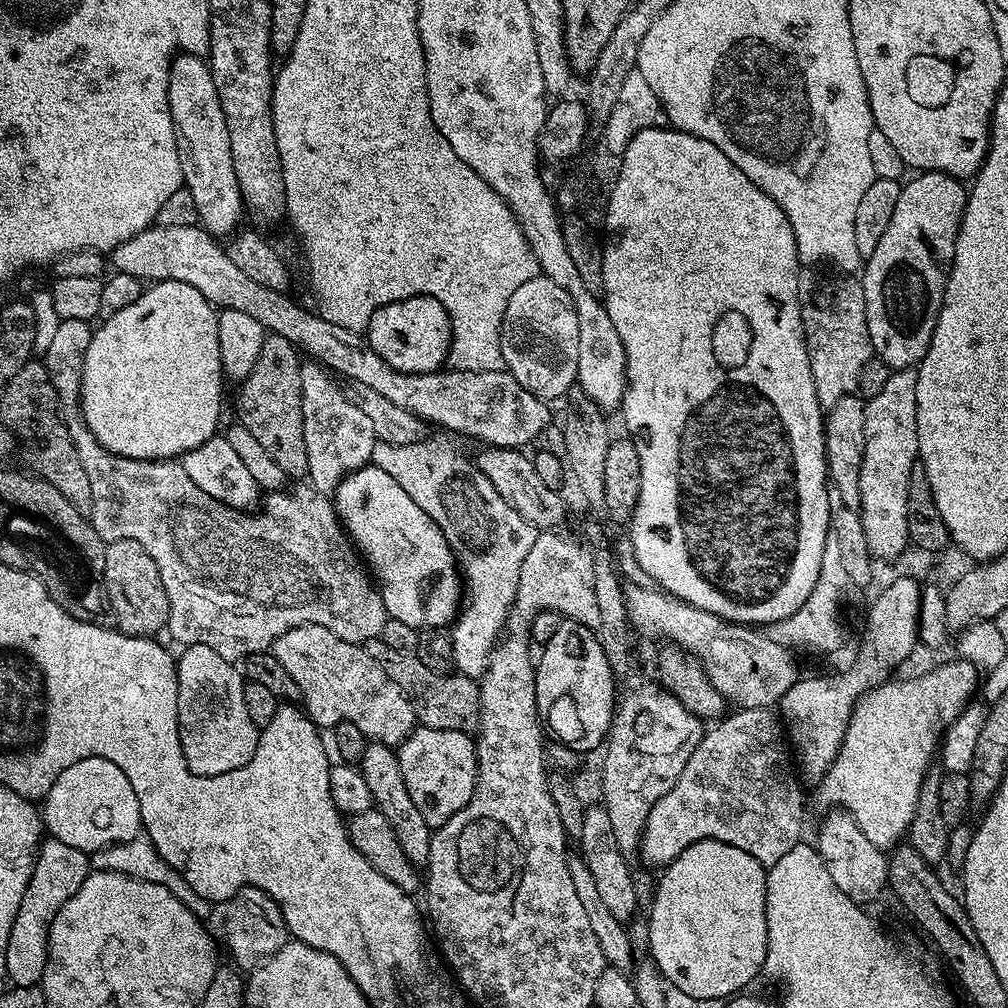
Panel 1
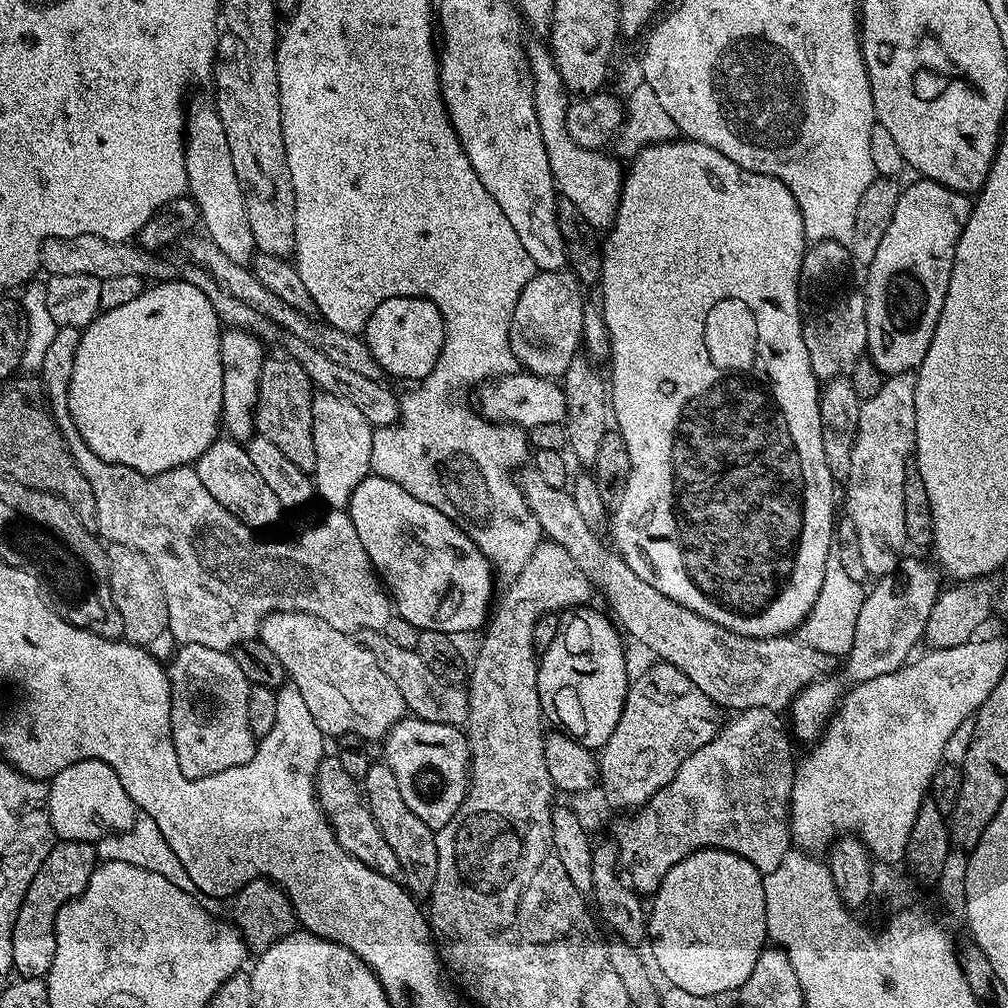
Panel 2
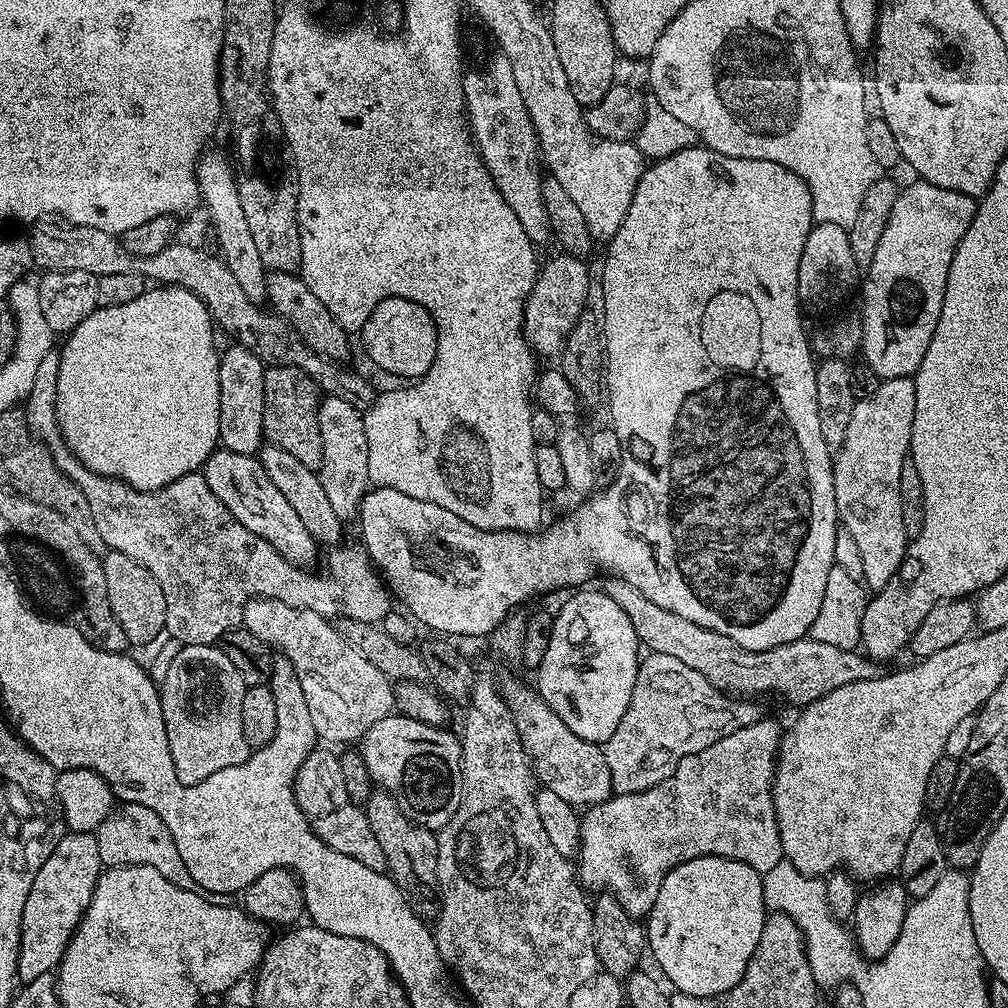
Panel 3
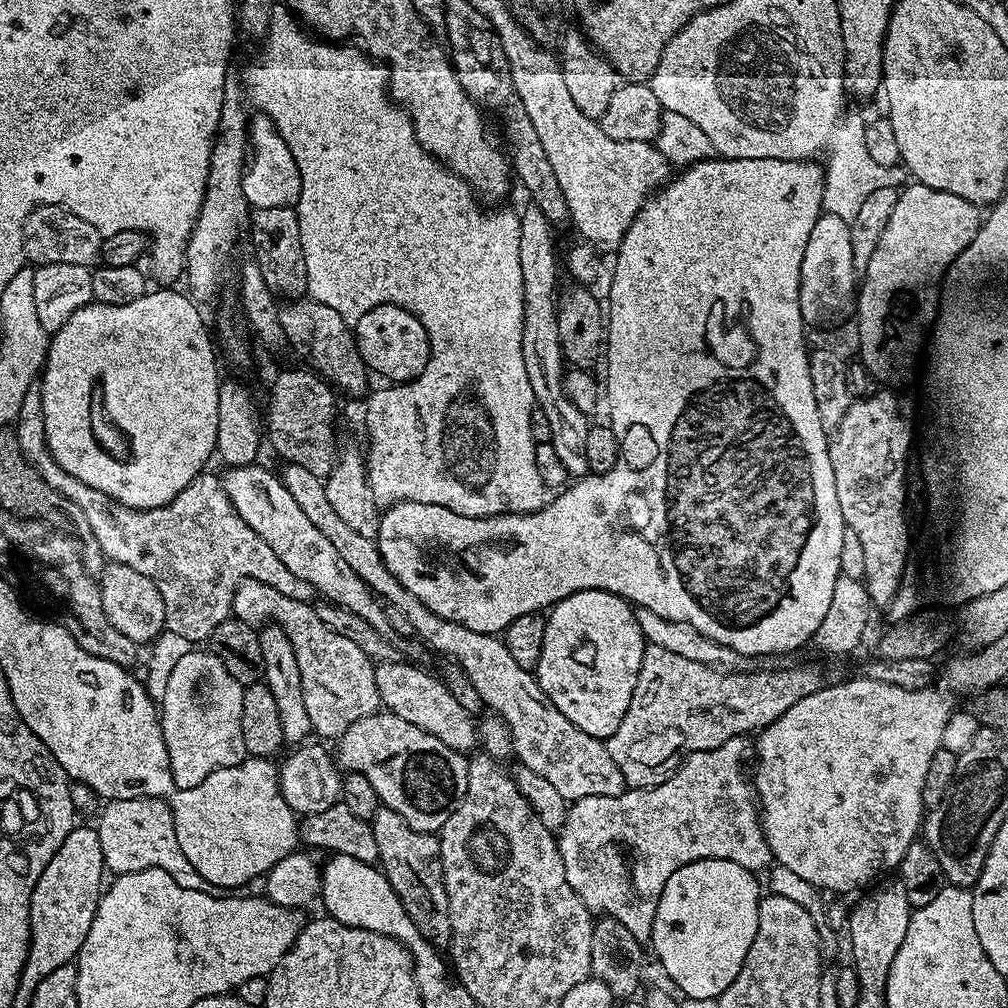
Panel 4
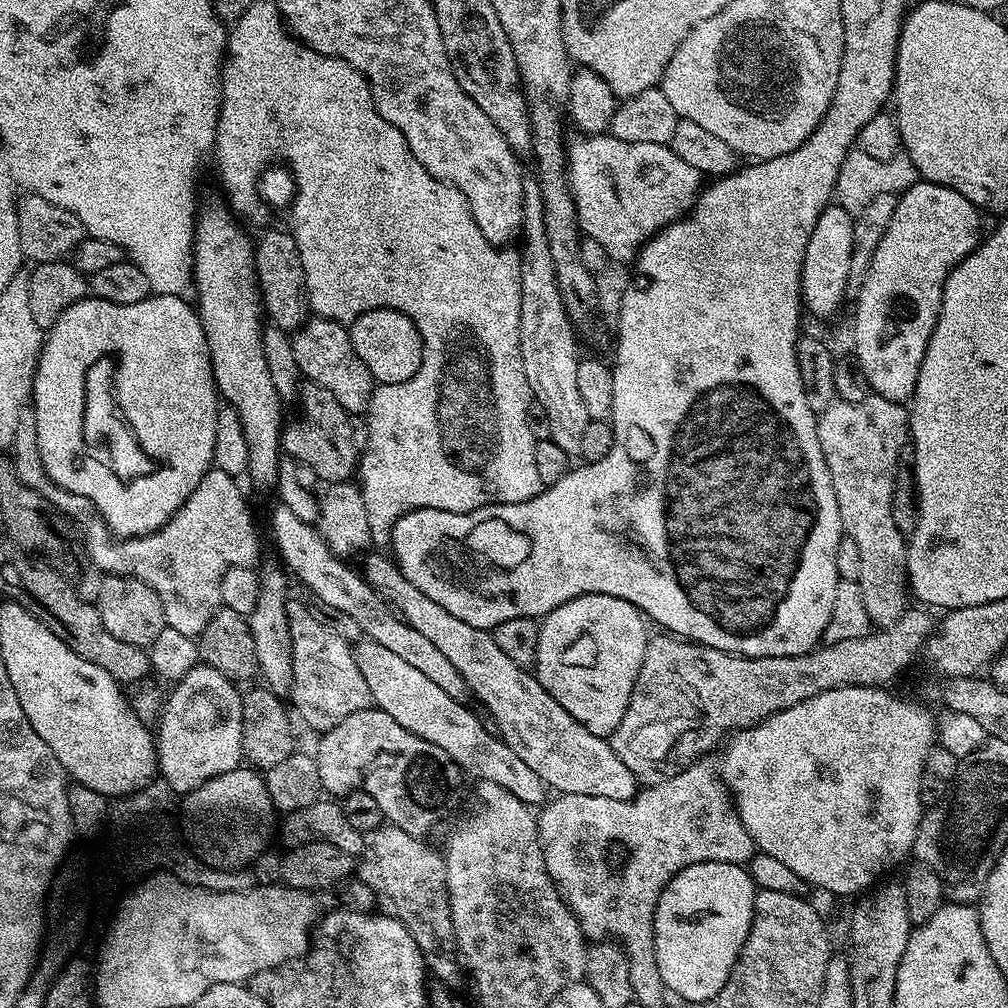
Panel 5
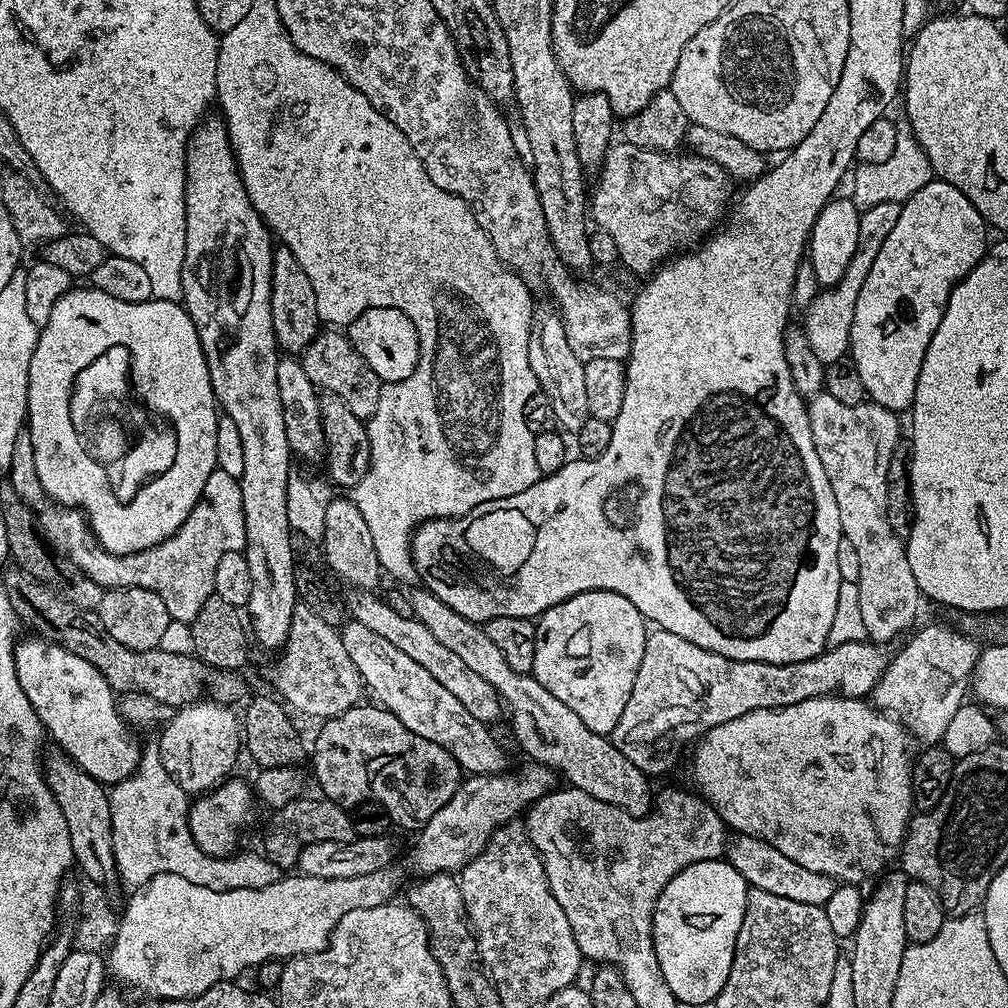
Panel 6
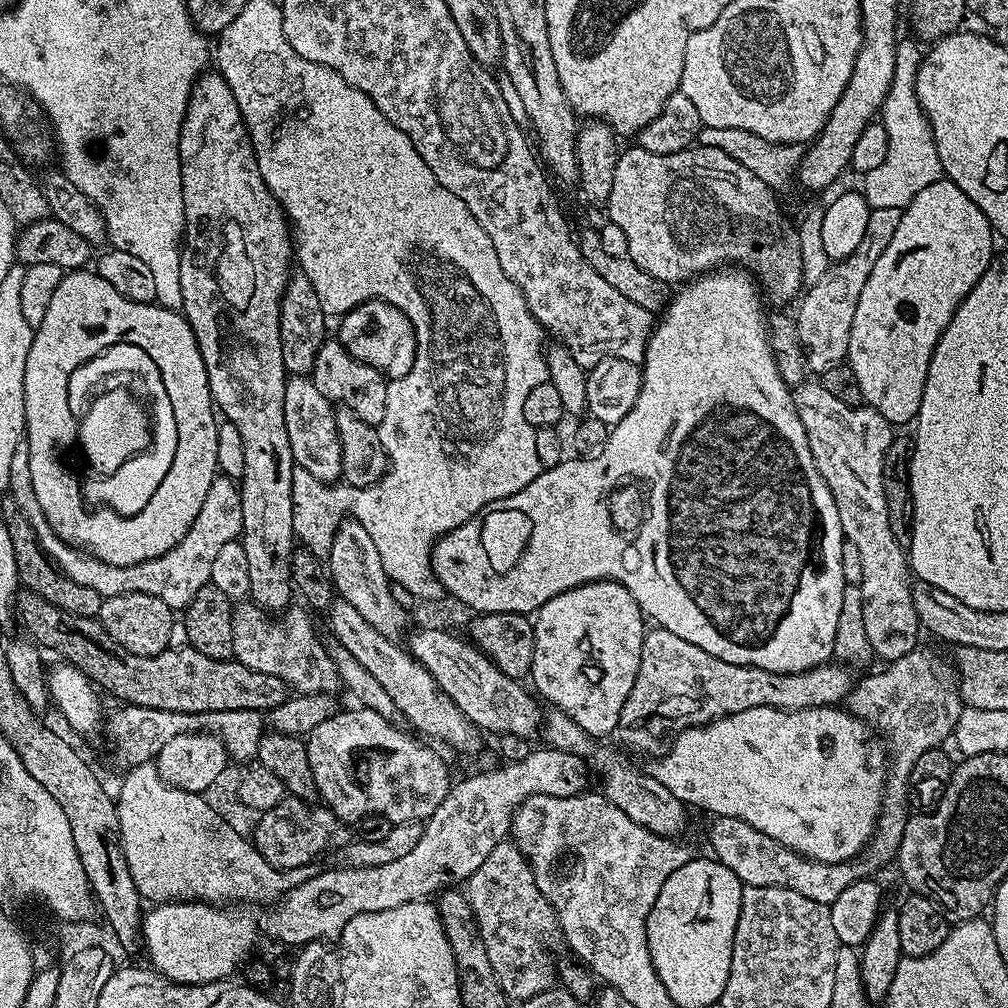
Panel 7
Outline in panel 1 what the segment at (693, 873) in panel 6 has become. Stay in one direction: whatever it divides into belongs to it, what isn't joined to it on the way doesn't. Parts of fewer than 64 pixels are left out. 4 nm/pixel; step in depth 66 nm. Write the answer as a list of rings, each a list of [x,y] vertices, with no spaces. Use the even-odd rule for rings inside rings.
[[[703,840],[694,842],[674,858],[663,869],[664,872],[654,884],[654,895],[651,897],[652,913],[646,916],[648,922],[648,946],[647,951],[650,953],[650,959],[656,965],[656,969],[664,975],[665,981],[671,987],[683,990],[686,994],[691,994],[693,998],[710,998],[711,1000],[723,1001],[725,998],[731,998],[744,988],[756,975],[761,975],[764,967],[764,959],[768,953],[768,931],[766,930],[766,878],[767,871],[763,864],[758,862],[746,850],[738,850],[738,846],[730,846],[726,842],[717,840]]]

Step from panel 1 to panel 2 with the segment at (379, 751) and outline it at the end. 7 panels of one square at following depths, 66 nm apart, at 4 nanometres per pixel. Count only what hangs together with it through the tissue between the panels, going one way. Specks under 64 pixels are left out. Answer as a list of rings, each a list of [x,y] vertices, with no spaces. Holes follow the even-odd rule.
[[[386,762],[369,763],[362,781],[362,800],[374,814],[374,822],[382,830],[382,836],[390,846],[394,846],[394,854],[398,854],[402,883],[413,897],[428,898],[432,893],[435,874],[438,869],[438,850],[436,849],[436,832],[410,806],[406,806],[402,798],[402,790],[398,790],[398,778],[394,778],[394,770]]]

